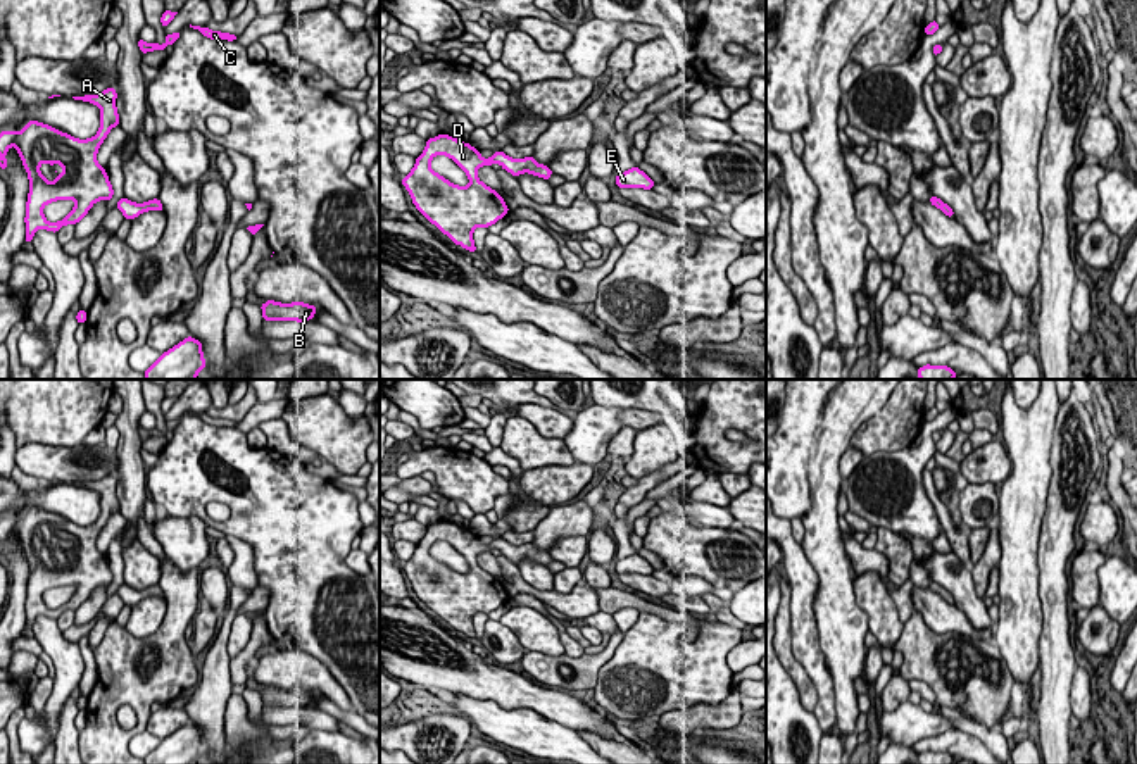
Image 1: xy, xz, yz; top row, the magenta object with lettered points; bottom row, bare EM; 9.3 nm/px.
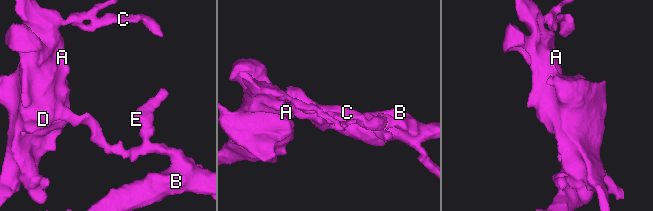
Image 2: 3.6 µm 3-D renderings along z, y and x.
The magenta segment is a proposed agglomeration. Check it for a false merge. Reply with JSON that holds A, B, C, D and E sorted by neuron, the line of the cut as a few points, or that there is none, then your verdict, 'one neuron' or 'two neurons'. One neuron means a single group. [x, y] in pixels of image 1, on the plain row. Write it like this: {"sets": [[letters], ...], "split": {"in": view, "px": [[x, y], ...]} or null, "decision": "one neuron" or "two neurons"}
{"sets": [["A", "B", "C", "D", "E"]], "split": null, "decision": "one neuron"}

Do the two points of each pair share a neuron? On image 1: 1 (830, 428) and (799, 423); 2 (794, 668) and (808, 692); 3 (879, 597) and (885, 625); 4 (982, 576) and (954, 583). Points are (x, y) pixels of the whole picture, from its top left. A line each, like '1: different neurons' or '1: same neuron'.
1: different neurons
2: same neuron
3: same neuron
4: different neurons

